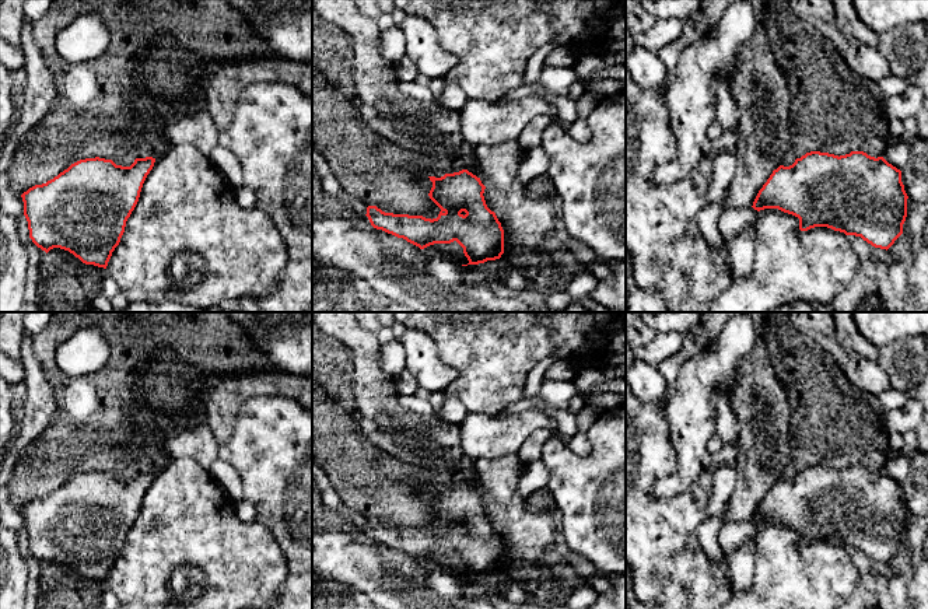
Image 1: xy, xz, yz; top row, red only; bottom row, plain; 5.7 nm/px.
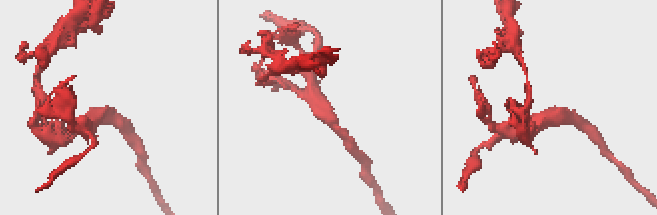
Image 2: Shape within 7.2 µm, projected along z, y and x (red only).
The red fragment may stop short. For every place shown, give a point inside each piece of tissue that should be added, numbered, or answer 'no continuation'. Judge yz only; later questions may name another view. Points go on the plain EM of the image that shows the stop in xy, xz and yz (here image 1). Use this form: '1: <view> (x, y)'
no continuation

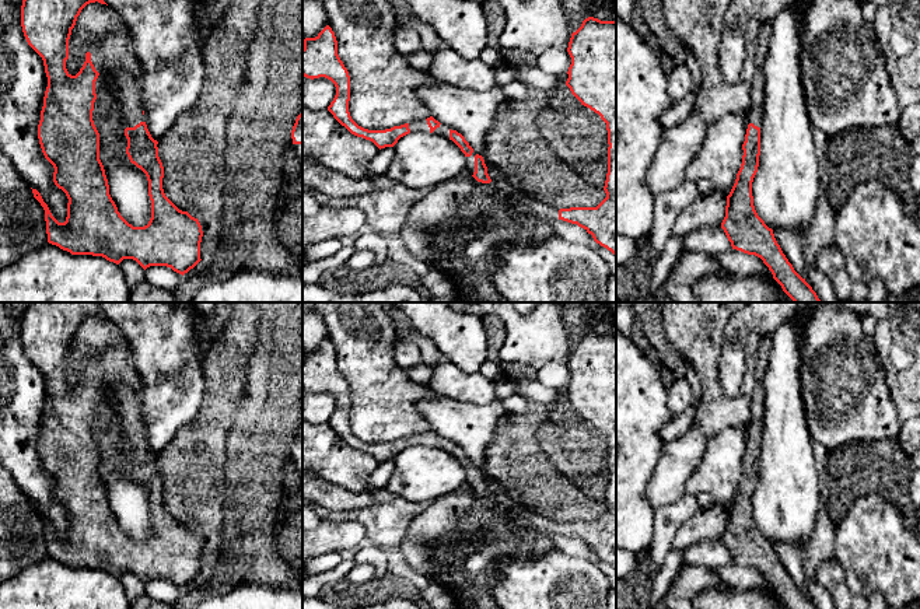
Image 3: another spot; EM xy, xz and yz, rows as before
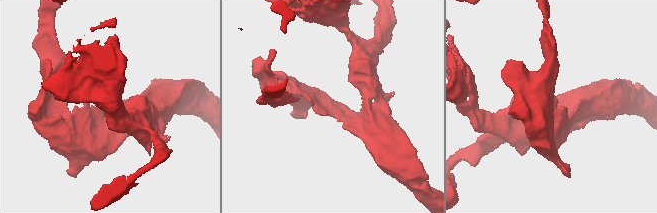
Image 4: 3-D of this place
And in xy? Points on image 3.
1: xy (114, 371)

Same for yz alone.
1: yz (755, 426)

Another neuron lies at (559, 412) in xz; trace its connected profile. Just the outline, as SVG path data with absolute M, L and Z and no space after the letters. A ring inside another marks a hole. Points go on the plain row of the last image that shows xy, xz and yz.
M566 398L543 406L548 417L535 433L541 448L581 491L604 501L608 487L606 437L584 420Z

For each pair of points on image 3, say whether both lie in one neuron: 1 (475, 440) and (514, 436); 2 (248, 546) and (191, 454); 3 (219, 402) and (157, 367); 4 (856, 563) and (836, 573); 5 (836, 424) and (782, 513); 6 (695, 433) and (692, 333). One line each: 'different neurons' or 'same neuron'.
1: different neurons
2: different neurons
3: different neurons
4: different neurons
5: different neurons
6: different neurons

